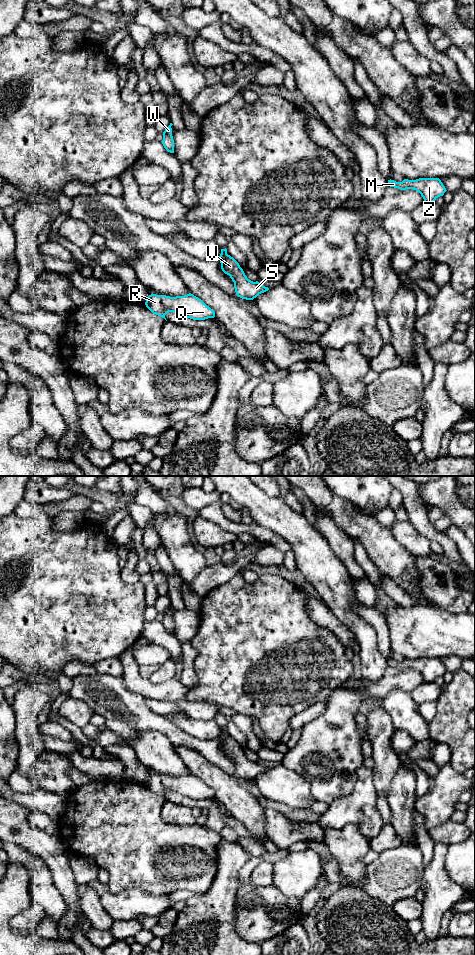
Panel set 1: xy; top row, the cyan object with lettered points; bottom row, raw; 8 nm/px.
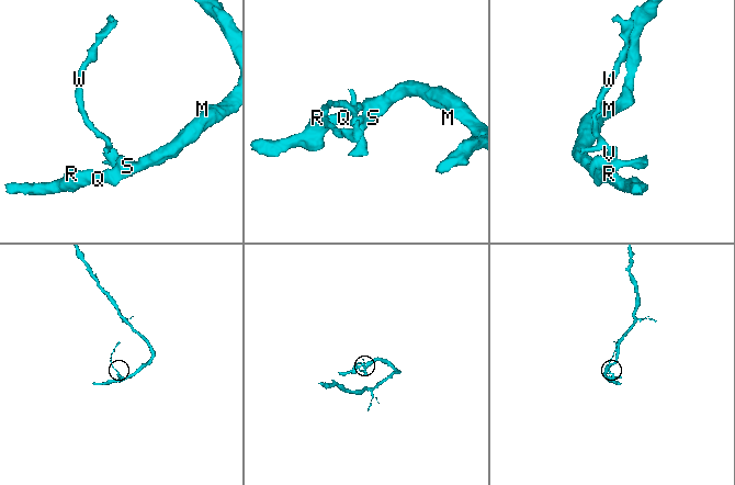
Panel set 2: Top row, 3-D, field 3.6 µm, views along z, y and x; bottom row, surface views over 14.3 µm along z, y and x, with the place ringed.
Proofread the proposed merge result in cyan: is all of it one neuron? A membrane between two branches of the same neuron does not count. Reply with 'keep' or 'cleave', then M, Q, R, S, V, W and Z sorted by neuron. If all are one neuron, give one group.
cleave; M Q R S V Z / W

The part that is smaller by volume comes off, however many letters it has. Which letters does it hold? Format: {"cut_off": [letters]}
{"cut_off": ["W"]}

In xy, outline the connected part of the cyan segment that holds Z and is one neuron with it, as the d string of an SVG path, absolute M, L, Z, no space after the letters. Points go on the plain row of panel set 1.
M419 658L416 660L404 659L402 662L388 660L389 666L401 670L413 669L421 674L425 683L435 682L447 671L439 658Z

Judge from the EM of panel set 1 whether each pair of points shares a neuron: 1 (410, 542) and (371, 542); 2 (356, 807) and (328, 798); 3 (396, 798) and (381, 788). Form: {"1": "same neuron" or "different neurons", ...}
{"1": "different neurons", "2": "different neurons", "3": "different neurons"}

